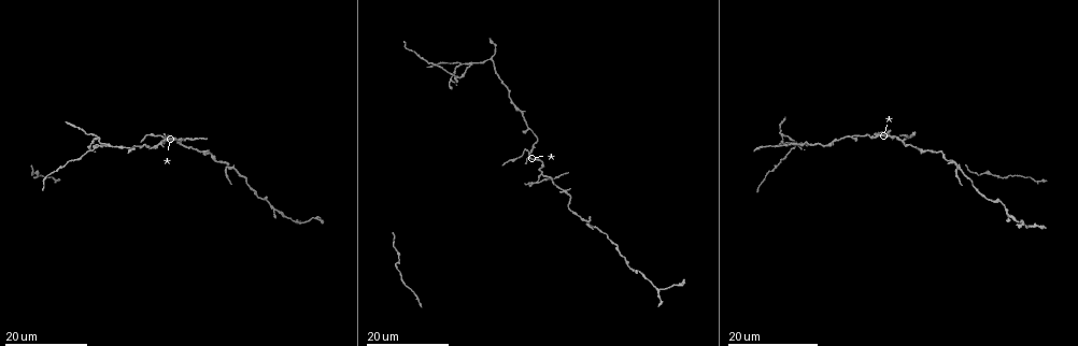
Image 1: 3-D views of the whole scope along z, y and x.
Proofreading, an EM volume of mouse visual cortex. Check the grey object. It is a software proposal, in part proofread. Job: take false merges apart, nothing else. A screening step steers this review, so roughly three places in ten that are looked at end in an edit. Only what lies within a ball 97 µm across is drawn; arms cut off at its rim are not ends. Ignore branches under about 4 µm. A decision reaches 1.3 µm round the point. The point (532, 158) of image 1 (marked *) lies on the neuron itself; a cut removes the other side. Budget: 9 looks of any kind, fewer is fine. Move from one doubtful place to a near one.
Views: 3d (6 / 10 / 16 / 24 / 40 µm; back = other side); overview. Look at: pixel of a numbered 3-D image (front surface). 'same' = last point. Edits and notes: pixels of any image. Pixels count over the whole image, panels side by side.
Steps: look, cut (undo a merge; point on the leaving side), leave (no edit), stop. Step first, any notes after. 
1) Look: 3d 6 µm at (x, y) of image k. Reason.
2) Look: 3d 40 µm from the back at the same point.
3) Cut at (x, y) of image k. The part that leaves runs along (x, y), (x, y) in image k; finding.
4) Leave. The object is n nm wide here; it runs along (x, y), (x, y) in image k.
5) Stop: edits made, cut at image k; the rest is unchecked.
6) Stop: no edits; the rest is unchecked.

Look: 3d 24 µm at (876, 135) of image 1.

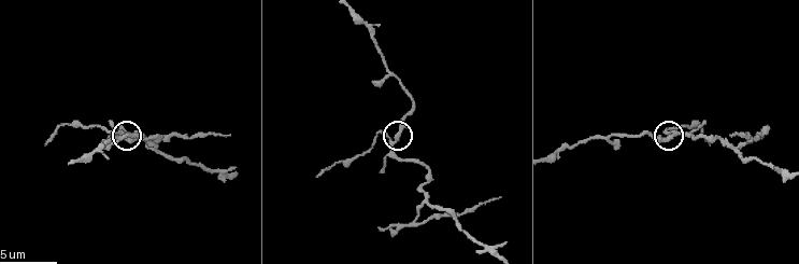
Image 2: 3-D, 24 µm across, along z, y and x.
Look: 3d 6 µm at (673, 133) of image 2. Zoom in.

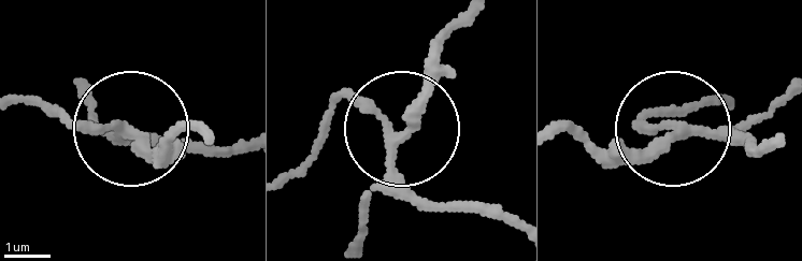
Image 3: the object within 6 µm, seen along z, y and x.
Leave. The object is 220 nm wide here; all the same neuron.

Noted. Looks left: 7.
Look: 3d 16 µm at (486, 59) of image 1. Branch point.

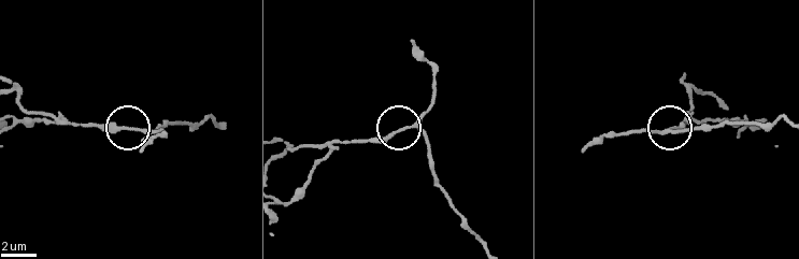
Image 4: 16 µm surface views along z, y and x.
Look: 3d 10 µm at (140, 128) of image 4. Closer look.

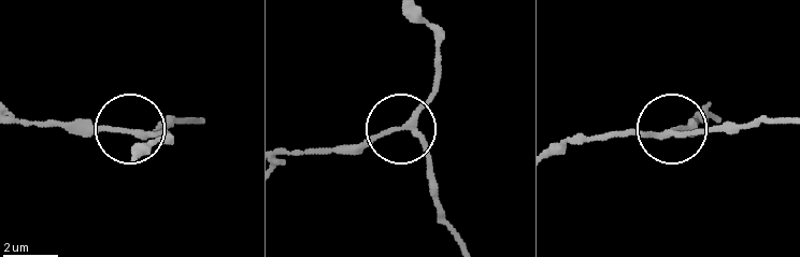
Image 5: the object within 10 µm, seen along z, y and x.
Leave. 3 arms meet here; it runs along (784, 120), (620, 134) in image 5; one neuron here.

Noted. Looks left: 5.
Look: 3d 16 µm at (469, 67) of image 1.

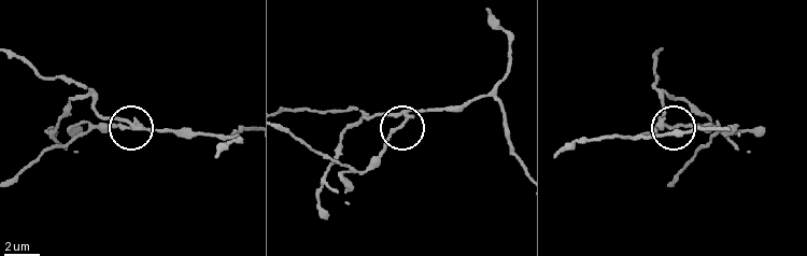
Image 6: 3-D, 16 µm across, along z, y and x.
Look: 3d 6 µm at (403, 120) of image 6.

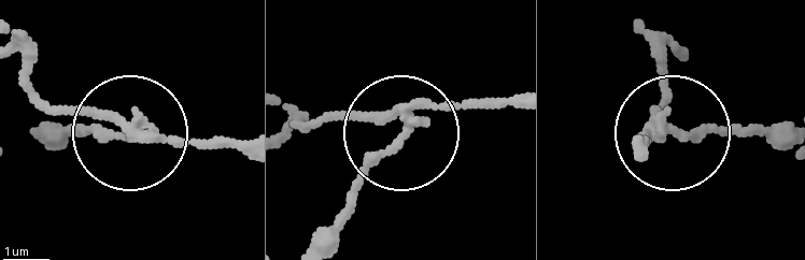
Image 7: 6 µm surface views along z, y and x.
Cut at (365, 164) of image 7. The object is 210 nm wide here; the part that leaves runs along (409, 119), (316, 242) in image 7; two neurons meet here.

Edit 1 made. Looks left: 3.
Look: 3d 24 µm at (90, 147) of image 1. Three arms meet.

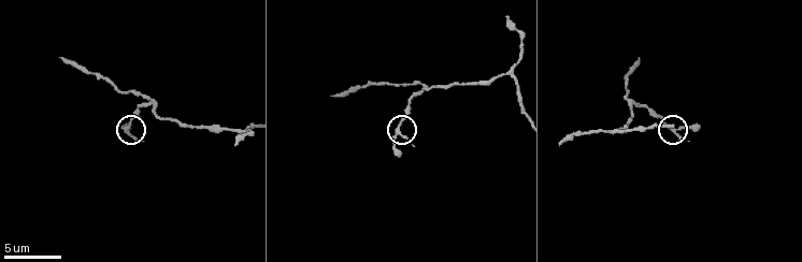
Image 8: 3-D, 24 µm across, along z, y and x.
Look: 3d 6 µm at (126, 131) of image 8.

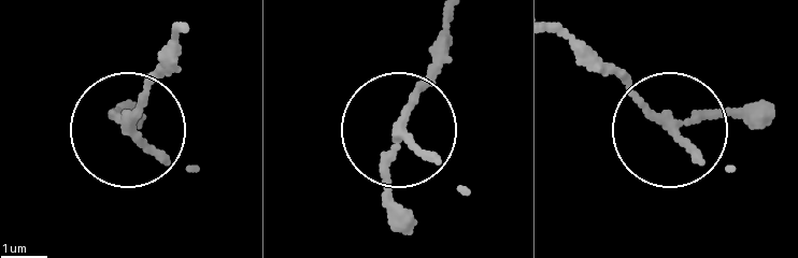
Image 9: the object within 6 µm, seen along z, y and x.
Leave. 3 arms meet here; it runs along (449, 23), (390, 161), (390, 227) in image 9; continuous, no second neuron.

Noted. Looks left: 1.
Stop: edits made, cut at image 7; the rest is unchecked.

